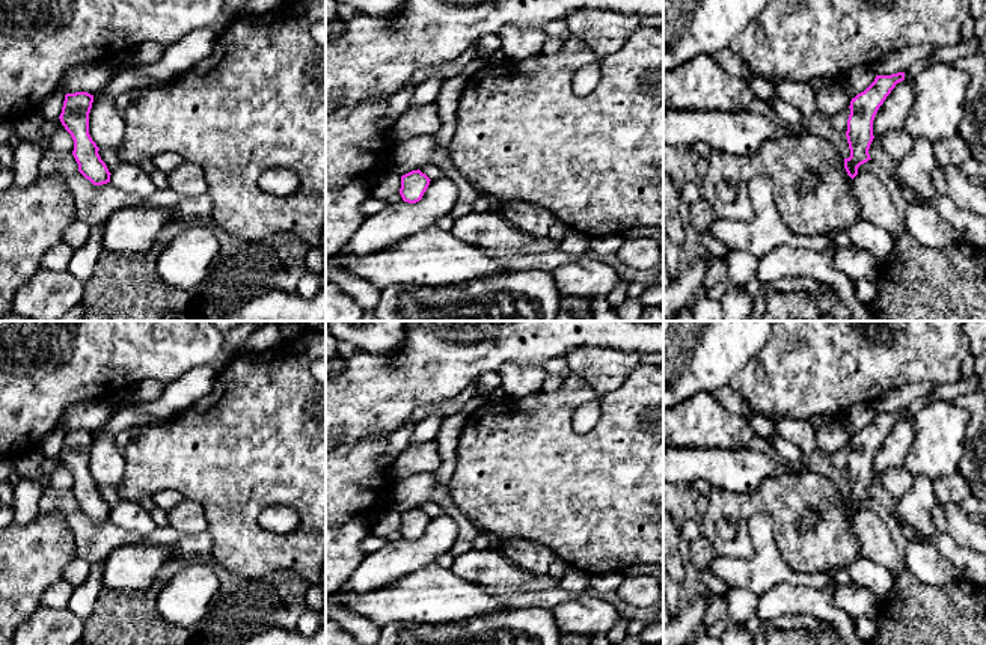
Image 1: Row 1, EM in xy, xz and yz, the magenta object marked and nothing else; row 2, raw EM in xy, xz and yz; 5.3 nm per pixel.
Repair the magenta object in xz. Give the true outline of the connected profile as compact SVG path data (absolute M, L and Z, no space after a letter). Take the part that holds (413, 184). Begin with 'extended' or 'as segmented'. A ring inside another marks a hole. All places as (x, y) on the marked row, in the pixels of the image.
as segmented; M419 169L401 176L400 194L404 202L416 203L422 199L430 185L430 178Z

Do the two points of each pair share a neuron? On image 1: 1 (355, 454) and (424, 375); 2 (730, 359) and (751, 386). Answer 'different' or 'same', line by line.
1: different
2: different

